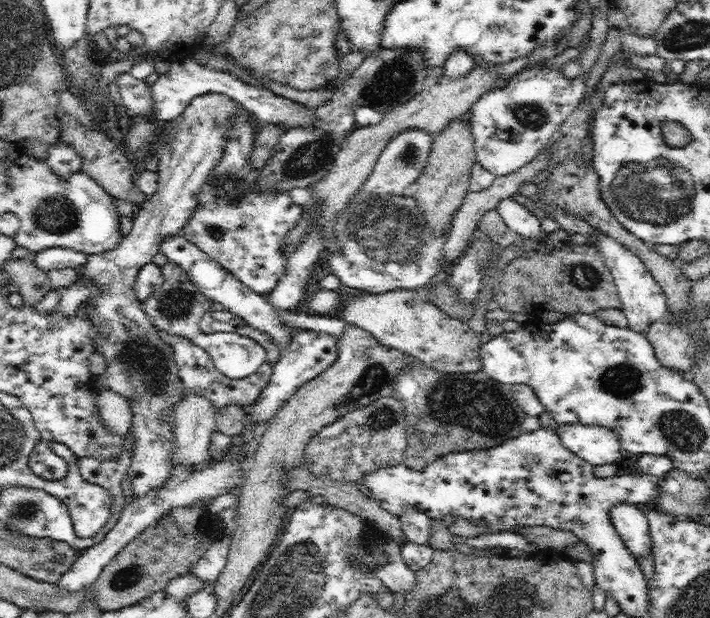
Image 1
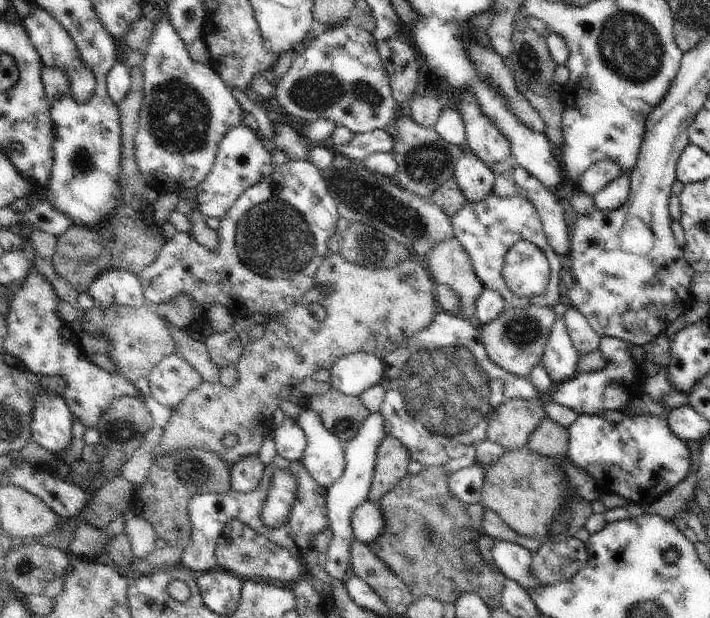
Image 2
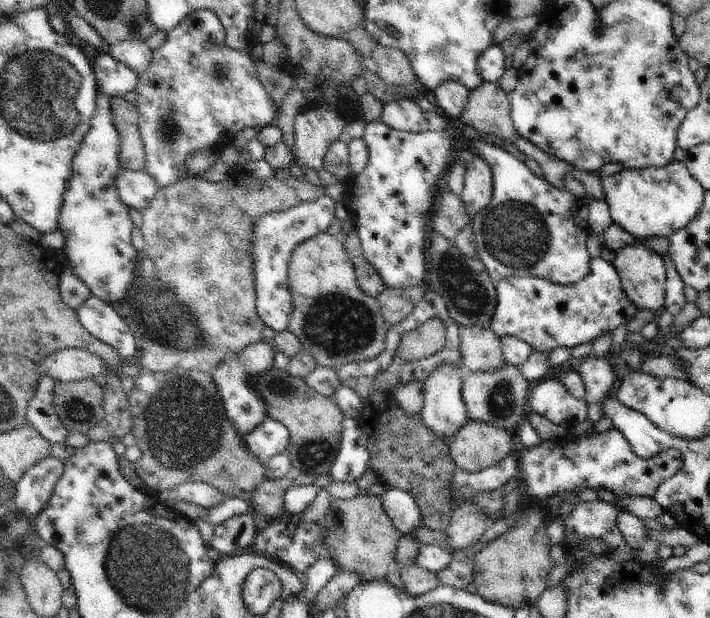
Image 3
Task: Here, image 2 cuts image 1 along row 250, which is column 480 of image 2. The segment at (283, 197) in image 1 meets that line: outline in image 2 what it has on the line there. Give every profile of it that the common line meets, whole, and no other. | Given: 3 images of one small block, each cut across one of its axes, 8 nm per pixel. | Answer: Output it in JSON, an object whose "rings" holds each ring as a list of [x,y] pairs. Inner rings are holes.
{"rings":[[[490,193],[488,198],[476,204],[466,203],[456,214],[451,216],[453,236],[456,237],[472,259],[474,272],[484,287],[495,290],[502,295],[506,301],[506,307],[526,306],[532,300],[518,298],[505,283],[502,276],[506,253],[509,248],[518,241],[528,241],[535,244],[548,259],[549,262],[549,283],[546,288],[546,296],[540,298],[542,306],[554,306],[560,301],[560,280],[564,273],[562,269],[562,257],[554,252],[554,249],[547,241],[539,214],[534,205],[522,195],[516,193],[511,197],[500,198],[496,193]]]}

